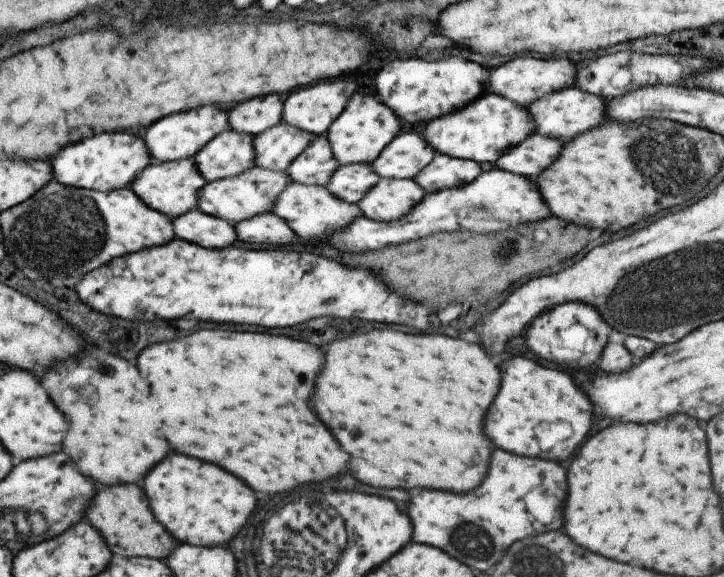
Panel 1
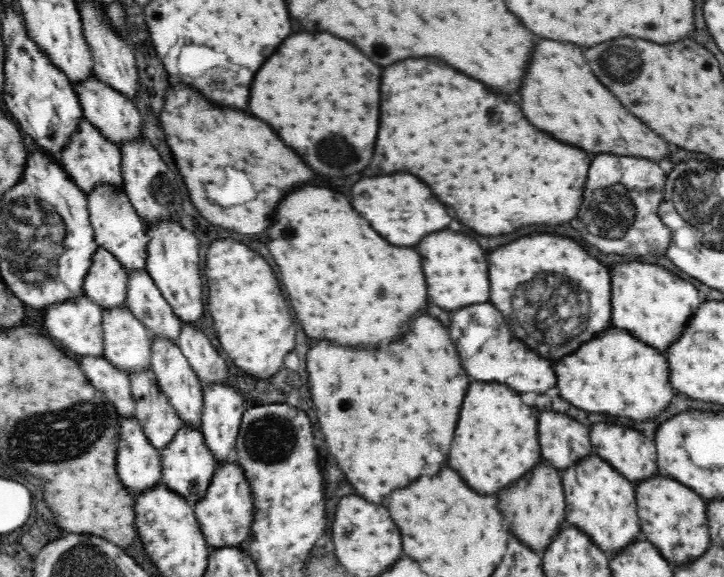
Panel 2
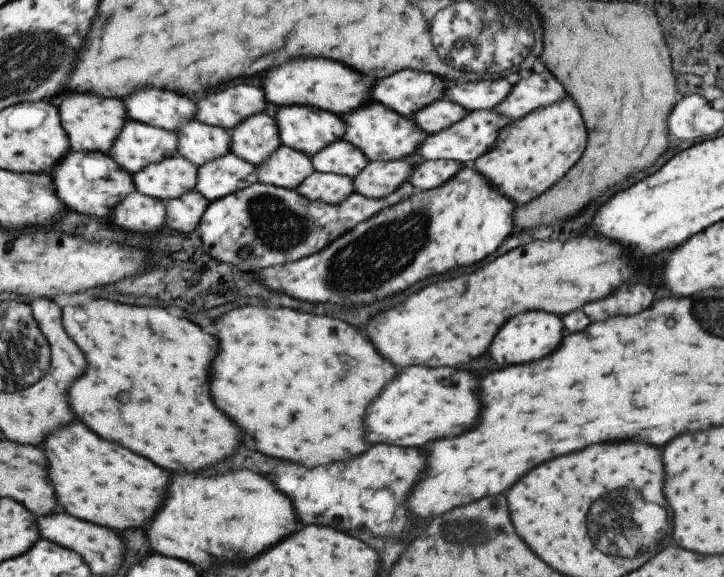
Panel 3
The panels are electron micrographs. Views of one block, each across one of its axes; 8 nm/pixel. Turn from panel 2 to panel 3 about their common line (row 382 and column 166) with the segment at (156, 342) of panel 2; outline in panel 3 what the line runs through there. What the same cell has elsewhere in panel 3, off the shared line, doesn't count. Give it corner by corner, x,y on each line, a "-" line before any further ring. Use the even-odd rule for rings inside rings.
177,154
133,173
132,181
138,193
167,202
193,191
196,174
196,166

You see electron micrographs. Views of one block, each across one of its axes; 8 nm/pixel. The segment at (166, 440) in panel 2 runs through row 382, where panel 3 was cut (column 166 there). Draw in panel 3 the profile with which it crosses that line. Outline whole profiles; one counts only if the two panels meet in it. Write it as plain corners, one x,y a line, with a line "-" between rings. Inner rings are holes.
133,120
125,121
108,150
108,155
131,174
177,154
175,132

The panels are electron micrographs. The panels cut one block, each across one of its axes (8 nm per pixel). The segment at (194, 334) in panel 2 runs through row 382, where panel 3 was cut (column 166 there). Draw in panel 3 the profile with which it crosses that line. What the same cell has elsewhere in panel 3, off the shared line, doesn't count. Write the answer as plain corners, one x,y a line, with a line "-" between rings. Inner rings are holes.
193,190
164,204
165,224
172,232
184,236
196,229
209,202
202,194

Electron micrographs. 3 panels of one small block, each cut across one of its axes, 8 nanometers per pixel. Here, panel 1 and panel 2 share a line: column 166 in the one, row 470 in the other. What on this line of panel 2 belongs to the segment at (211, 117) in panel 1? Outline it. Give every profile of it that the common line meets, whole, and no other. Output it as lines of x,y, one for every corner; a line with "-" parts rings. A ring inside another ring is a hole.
135,417
121,419
116,470
134,496
153,489
161,482
160,452
150,444

